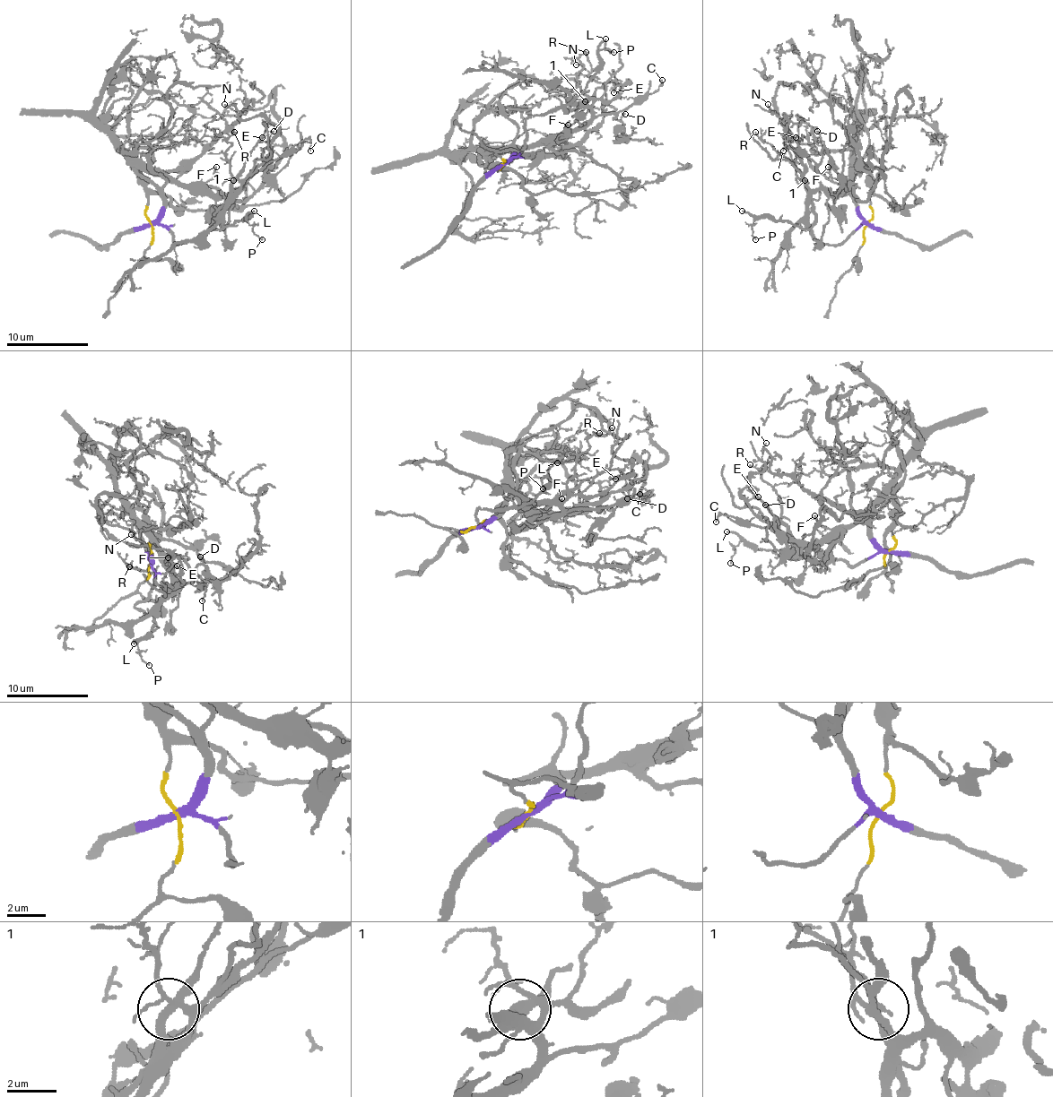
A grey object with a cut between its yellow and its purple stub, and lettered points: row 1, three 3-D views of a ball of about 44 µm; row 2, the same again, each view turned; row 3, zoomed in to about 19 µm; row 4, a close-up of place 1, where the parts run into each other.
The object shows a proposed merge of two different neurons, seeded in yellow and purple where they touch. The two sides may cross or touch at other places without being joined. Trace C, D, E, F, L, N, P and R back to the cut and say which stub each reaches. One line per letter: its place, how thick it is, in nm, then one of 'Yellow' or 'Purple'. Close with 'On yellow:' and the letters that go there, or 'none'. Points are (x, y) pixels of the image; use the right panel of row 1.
C: Place: (783, 151). Thickness 110 nm. Yellow
D: Place: (817, 131). Thickness 120 nm. Yellow
E: Place: (796, 137). Thickness 110 nm. Purple
F: Place: (828, 167). Thickness 110 nm. Yellow
L: Place: (742, 211). Thickness 130 nm. Purple
N: Place: (768, 104). Thickness 80 nm. Yellow
P: Place: (755, 239). Thickness 100 nm. Purple
R: Place: (755, 132). Thickness 120 nm. Yellow
On yellow: C, D, F, N, R

